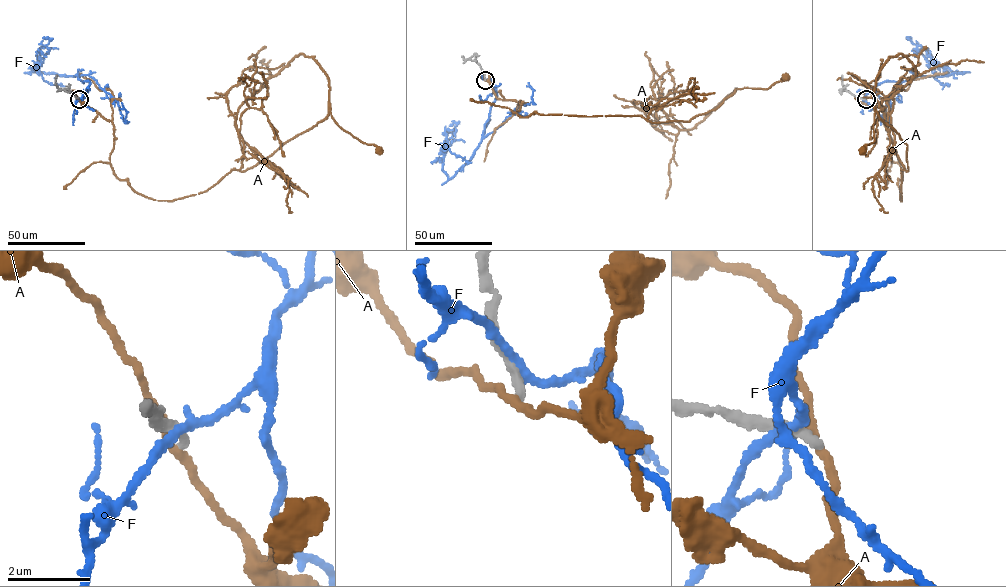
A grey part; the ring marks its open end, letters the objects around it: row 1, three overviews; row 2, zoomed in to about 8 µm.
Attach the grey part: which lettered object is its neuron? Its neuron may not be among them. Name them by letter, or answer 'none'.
none

